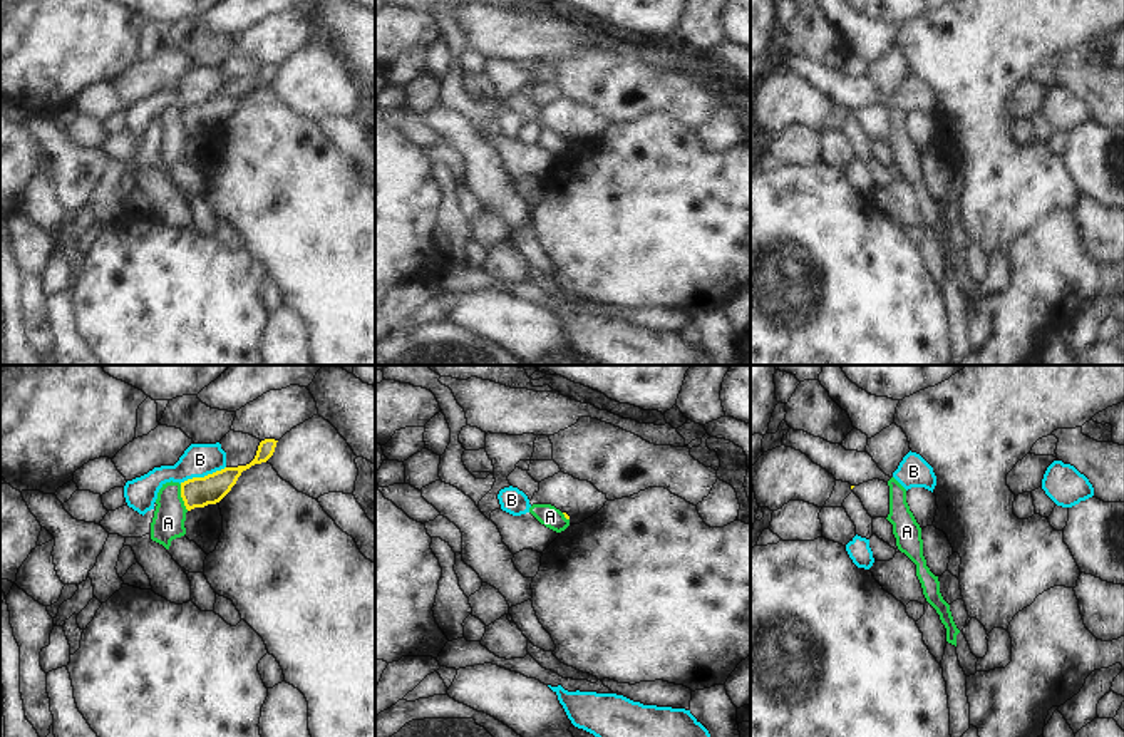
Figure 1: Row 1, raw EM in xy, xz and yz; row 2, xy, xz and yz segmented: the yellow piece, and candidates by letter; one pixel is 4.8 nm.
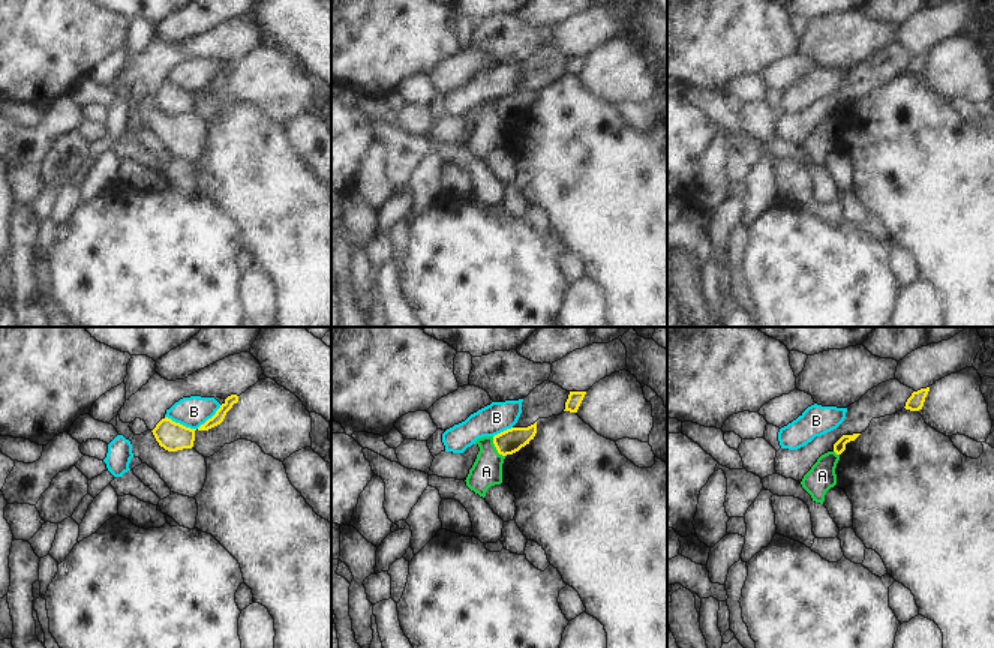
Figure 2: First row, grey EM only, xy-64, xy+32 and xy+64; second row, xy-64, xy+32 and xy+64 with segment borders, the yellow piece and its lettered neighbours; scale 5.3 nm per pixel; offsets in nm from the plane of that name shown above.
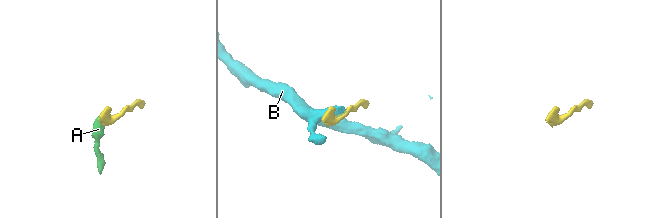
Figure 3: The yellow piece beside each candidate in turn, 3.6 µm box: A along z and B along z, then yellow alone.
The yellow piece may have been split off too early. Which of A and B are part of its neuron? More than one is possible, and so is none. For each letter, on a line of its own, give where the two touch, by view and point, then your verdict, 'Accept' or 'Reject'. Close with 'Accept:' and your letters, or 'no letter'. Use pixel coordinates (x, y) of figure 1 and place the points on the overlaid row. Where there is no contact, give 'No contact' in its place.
A: Touches yellow at xy (183, 498). Reject
B: Touches yellow at xy (201, 478). Reject
Accept: no letter

